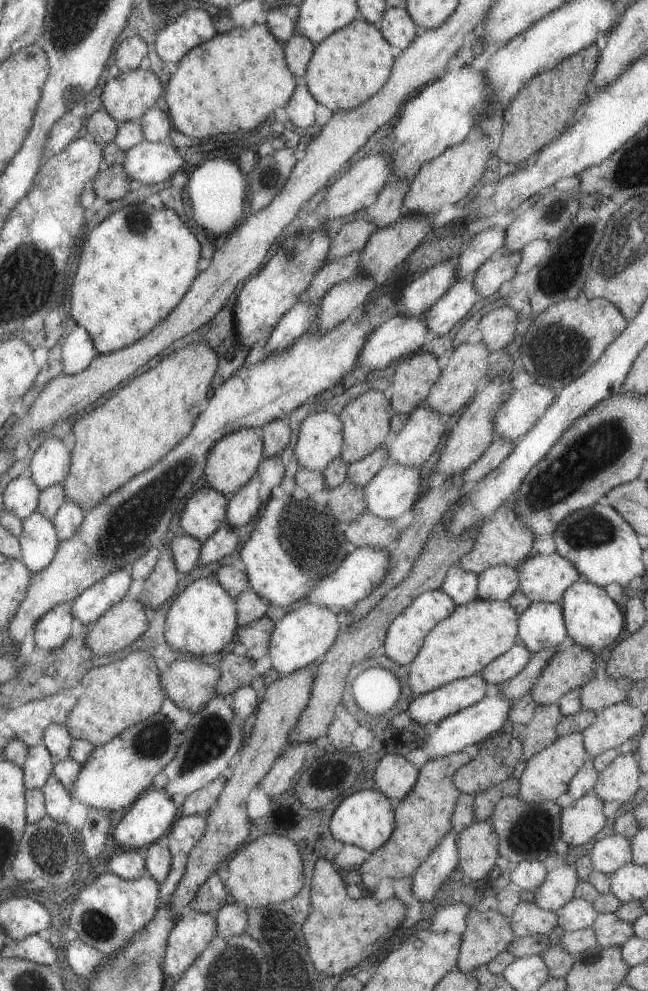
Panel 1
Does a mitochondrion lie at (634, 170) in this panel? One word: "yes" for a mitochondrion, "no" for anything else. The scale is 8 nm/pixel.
yes

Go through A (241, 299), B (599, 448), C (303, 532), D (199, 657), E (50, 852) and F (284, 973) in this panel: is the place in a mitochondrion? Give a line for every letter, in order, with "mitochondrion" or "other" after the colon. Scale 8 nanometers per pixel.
A: other
B: mitochondrion
C: mitochondrion
D: other
E: mitochondrion
F: mitochondrion

